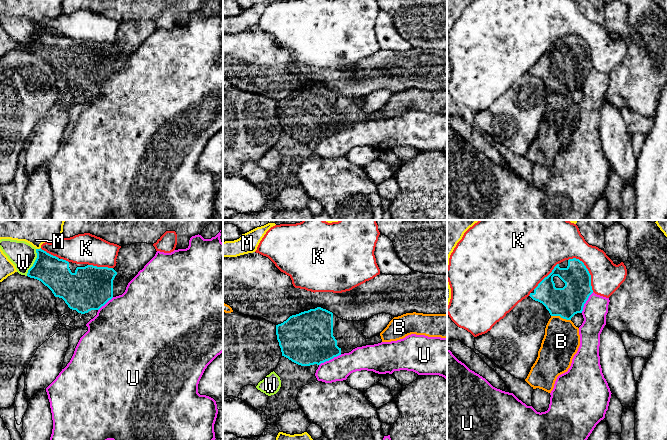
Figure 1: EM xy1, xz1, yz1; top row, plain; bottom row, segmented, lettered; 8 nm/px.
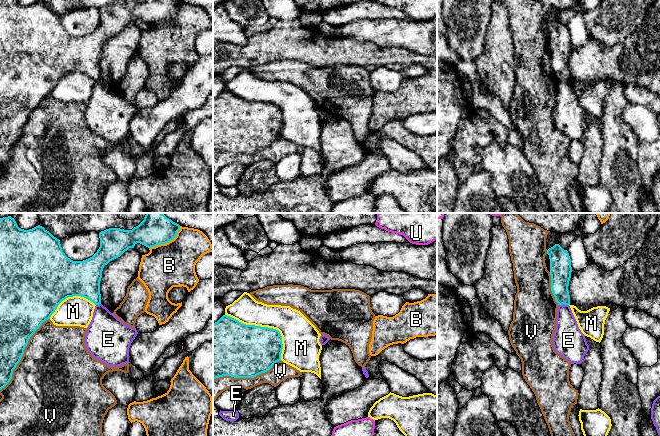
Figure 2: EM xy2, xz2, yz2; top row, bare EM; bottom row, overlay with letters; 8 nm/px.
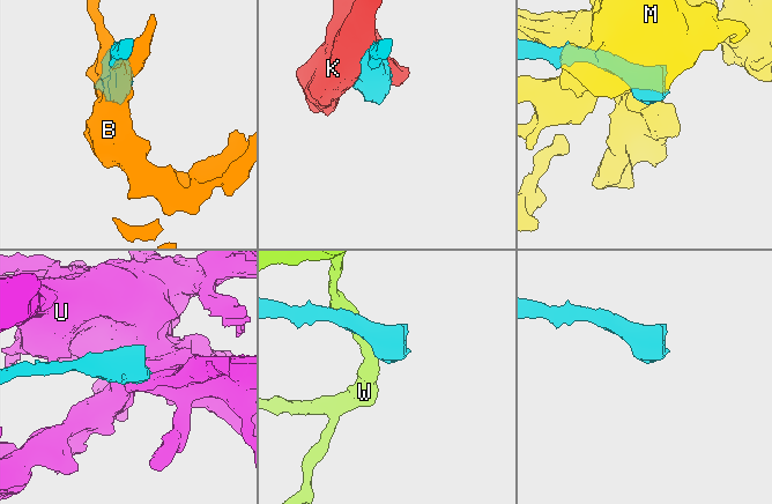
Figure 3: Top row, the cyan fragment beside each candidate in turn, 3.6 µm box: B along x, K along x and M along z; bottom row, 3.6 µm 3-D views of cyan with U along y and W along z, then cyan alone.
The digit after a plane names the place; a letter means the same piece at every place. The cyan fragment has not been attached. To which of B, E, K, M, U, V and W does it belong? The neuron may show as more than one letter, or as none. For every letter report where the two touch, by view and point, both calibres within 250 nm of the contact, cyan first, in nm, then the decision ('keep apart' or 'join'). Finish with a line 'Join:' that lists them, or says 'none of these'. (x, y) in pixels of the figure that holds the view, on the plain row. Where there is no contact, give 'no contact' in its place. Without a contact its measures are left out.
B: xy2 (167, 18) | 190/360 nm | keep apart
E: yz2 (563, 79) | 170/200 nm | keep apart
K: yz1 (587, 46) | 220/260 nm | keep apart
M: xz2 (266, 103) | 420/260 nm | keep apart
U: xz1 (330, 135) | 420/190 nm | keep apart
V: xy2 (23, 129) | 300/500 nm | keep apart
W: xy1 (34, 38) | 240/200 nm | keep apart
Join: none of these

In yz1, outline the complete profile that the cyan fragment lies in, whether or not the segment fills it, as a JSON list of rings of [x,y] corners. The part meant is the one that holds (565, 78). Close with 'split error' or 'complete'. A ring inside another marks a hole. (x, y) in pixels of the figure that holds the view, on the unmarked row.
[[[573,34],[557,40],[529,72],[542,79],[551,92],[571,96],[575,90],[582,89],[592,69],[588,45],[582,37]]]; split error

